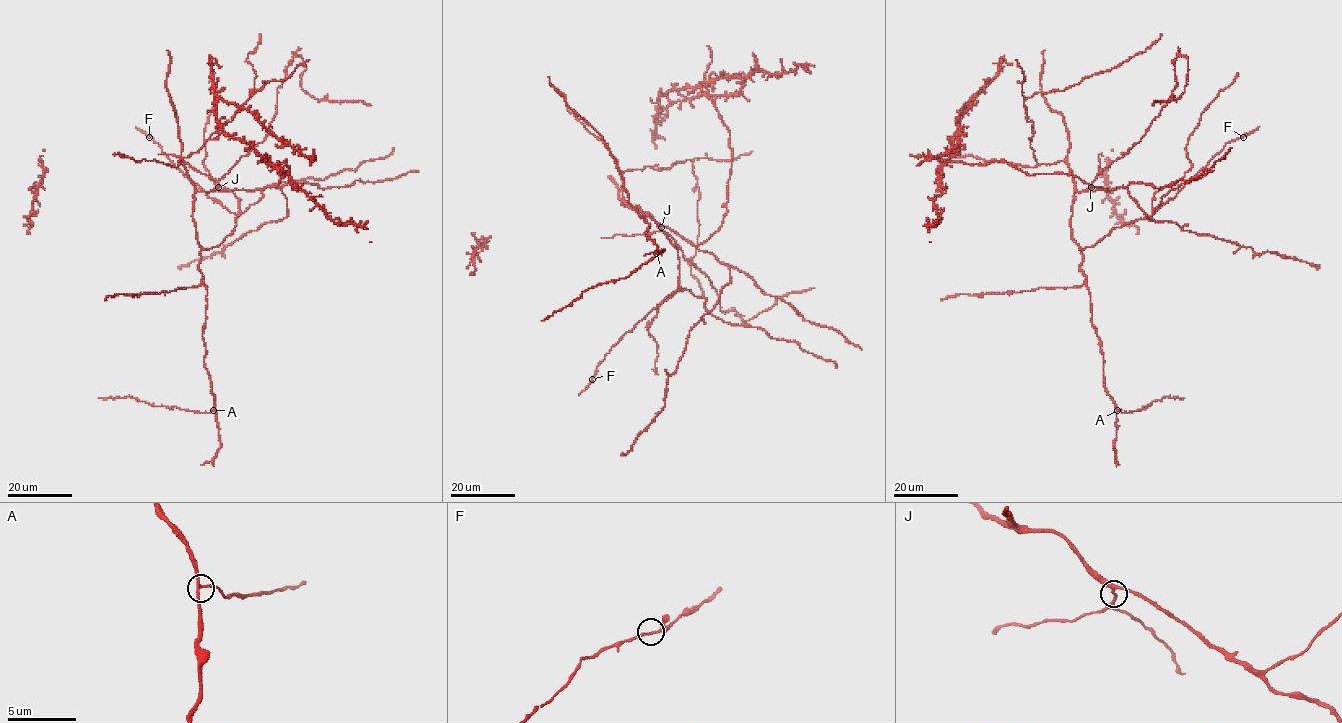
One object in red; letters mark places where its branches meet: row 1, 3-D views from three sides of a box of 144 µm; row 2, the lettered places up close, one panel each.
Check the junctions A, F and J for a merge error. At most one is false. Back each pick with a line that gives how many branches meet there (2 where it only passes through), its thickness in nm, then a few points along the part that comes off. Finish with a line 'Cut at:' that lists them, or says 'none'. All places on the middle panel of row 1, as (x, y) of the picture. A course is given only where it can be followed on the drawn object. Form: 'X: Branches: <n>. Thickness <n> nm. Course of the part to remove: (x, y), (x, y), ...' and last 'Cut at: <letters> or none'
Cut at: none

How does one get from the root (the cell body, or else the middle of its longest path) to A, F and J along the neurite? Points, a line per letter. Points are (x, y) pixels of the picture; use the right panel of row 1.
A: (1104, 190), (1073, 194), (1069, 226), (1082, 256), (1080, 271), (1104, 358), (1105, 391), (1117, 410)
F: (1104, 190), (1073, 194), (1069, 226), (1080, 249), (1093, 246), (1114, 228), (1148, 219), (1226, 143), (1243, 137)
J: (1104, 190), (1091, 191), (1091, 187)

